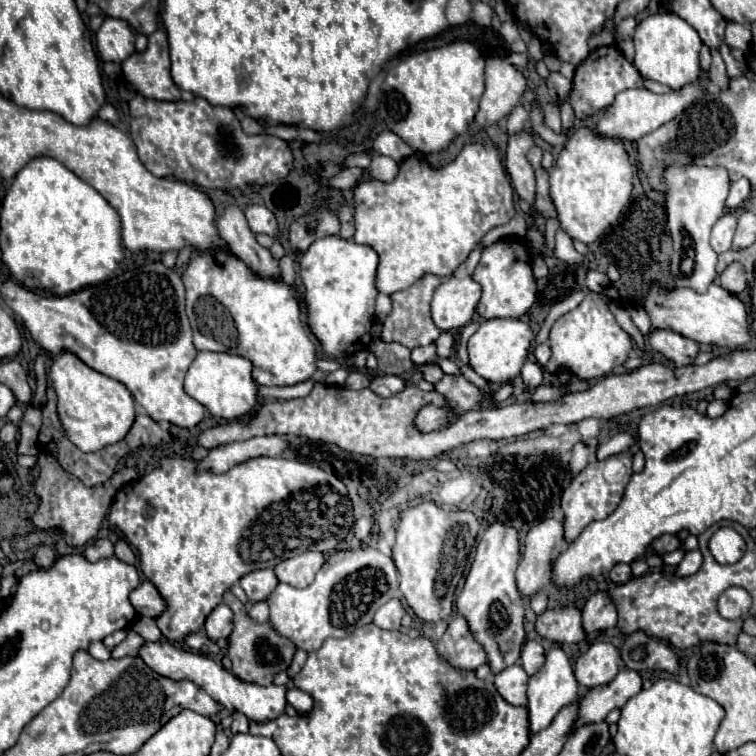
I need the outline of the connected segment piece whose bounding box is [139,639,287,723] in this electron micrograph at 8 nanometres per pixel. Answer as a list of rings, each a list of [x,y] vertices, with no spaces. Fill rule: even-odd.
[[[157,641],[157,643],[145,643],[139,651],[139,657],[153,669],[157,671],[159,675],[165,675],[169,679],[175,679],[175,681],[193,681],[197,683],[199,687],[203,687],[217,703],[221,703],[229,713],[233,711],[241,711],[243,715],[247,715],[249,721],[255,721],[255,723],[267,723],[267,721],[273,721],[277,719],[279,715],[285,713],[285,707],[287,707],[286,699],[286,687],[279,687],[279,685],[269,685],[269,687],[263,687],[263,685],[257,685],[257,683],[247,683],[247,681],[241,681],[239,677],[235,677],[231,671],[223,669],[219,663],[215,663],[209,655],[201,655],[201,653],[193,653],[193,651],[187,651],[185,647],[181,645],[175,645],[175,643],[169,643],[169,641]]]

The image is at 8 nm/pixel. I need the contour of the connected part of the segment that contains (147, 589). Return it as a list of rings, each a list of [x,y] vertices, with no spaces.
[[[143,581],[133,593],[131,593],[131,603],[135,607],[135,611],[141,615],[141,617],[159,617],[165,609],[167,609],[167,603],[165,599],[159,595],[159,591],[155,589],[155,585],[151,581]]]

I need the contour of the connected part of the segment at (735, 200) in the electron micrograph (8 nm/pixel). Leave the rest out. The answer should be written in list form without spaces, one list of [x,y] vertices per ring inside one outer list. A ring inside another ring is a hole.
[[[745,177],[737,179],[737,181],[731,183],[731,191],[729,191],[729,197],[727,197],[727,207],[729,209],[739,207],[747,197],[749,197],[749,181]]]

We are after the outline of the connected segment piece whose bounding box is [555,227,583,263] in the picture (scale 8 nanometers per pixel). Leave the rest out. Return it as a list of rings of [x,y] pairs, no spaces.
[[[559,227],[557,229],[557,245],[555,245],[555,257],[565,261],[565,263],[581,263],[583,255],[579,255],[575,249],[573,249],[573,241],[571,237]]]

